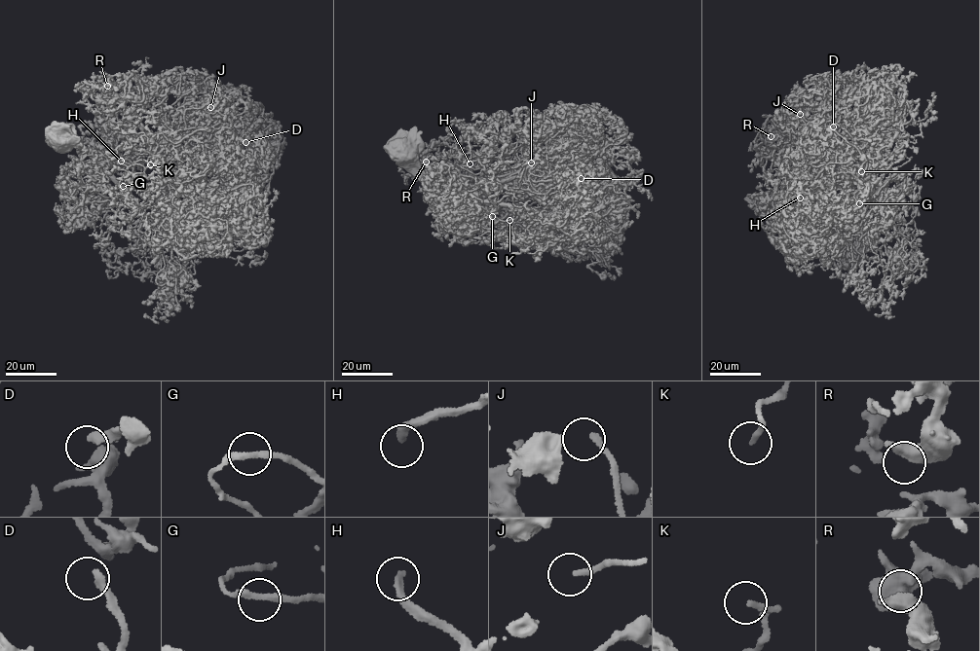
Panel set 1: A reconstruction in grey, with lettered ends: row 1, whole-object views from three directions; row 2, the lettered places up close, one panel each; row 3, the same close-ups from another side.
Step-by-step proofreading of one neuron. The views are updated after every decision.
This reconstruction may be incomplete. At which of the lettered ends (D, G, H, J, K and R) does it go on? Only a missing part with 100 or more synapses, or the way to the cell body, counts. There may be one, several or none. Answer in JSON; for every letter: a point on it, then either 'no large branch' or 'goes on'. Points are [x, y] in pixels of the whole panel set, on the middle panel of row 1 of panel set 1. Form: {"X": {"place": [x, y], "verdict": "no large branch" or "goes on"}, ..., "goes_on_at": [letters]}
{"D": {"place": [581, 178], "verdict": "no large branch"}, "G": {"place": [492, 216], "verdict": "goes on"}, "H": {"place": [470, 163], "verdict": "goes on"}, "J": {"place": [531, 162], "verdict": "goes on"}, "K": {"place": [509, 220], "verdict": "no large branch"}, "R": {"place": [426, 162], "verdict": "no large branch"}, "goes_on_at": ["G", "H", "J"]}

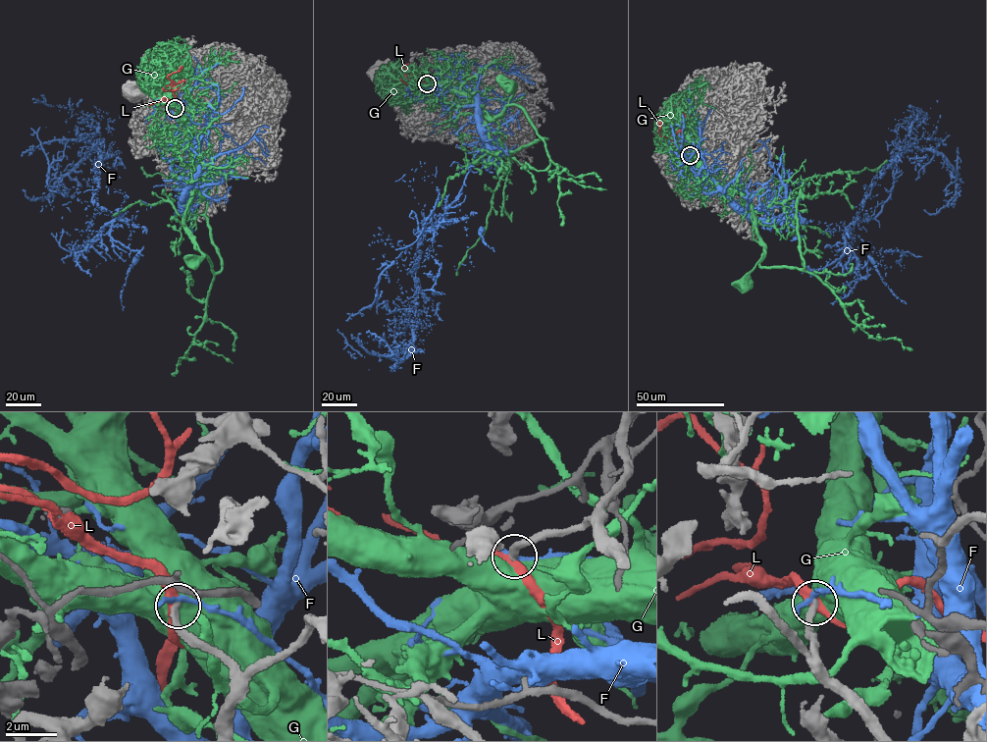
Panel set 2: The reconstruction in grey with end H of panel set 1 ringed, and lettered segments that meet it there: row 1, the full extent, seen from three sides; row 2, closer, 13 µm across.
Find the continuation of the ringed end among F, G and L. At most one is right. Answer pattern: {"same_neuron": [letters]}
{"same_neuron": []}

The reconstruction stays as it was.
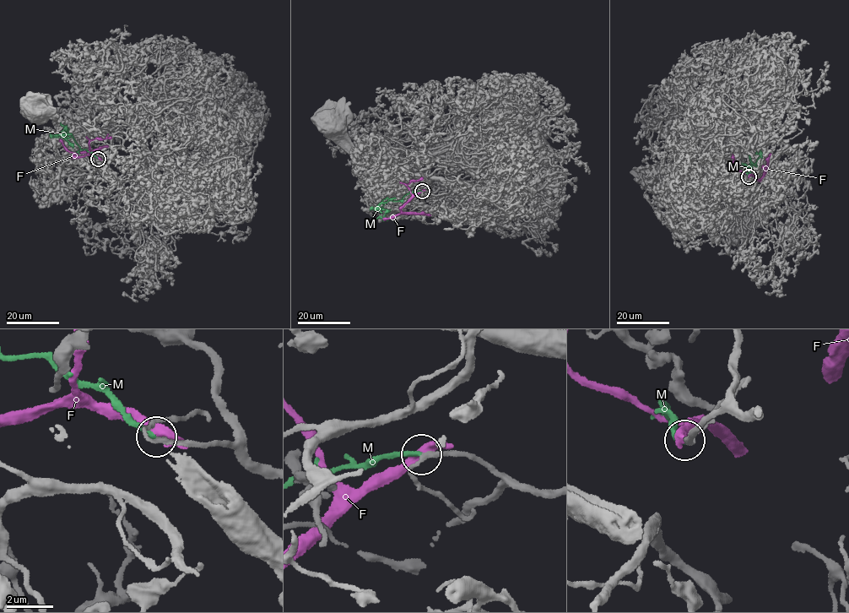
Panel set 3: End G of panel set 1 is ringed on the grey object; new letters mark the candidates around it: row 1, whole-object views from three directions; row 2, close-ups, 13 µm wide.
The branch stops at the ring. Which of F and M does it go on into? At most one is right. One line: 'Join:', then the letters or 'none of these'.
Join: M

